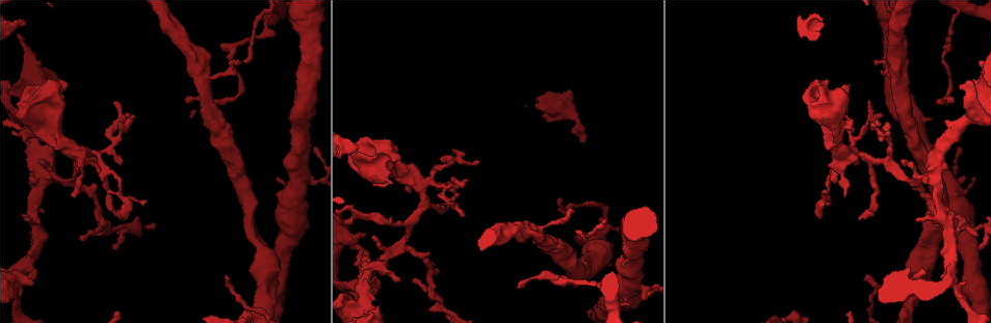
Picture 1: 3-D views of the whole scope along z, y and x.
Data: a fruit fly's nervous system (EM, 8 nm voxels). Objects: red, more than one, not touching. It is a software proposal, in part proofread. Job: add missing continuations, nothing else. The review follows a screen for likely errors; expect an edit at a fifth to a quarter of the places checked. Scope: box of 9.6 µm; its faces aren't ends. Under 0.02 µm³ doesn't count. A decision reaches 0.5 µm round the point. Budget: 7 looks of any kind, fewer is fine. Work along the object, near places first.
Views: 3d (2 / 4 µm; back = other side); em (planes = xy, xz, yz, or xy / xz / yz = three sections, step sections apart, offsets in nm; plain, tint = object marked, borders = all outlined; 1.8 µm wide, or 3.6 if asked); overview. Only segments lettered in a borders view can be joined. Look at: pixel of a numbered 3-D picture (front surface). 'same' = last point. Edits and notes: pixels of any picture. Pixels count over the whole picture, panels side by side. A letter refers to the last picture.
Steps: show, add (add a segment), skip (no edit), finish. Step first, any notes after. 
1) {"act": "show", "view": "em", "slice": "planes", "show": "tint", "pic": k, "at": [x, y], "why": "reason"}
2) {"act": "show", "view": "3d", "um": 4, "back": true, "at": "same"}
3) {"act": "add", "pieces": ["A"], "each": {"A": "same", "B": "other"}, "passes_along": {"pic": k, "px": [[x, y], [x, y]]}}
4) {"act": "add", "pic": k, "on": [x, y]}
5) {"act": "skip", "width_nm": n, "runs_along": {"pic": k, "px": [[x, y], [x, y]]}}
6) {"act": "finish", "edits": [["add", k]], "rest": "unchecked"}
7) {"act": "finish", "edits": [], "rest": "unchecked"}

{"act": "show", "view": "3d", "um": 4, "pic": 1, "at": [897, 66], "why": "branch point"}

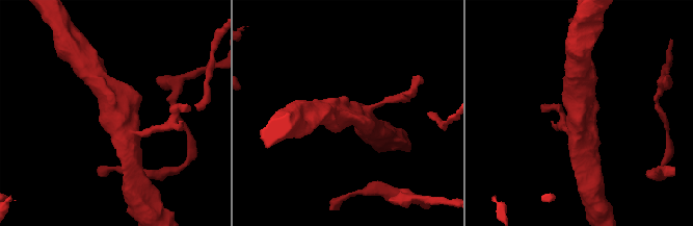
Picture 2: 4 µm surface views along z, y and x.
{"act": "show", "view": "em", "slice": "planes", "show": "borders", "pic": 2, "at": [577, 112], "why": "shape alone is not enough"}

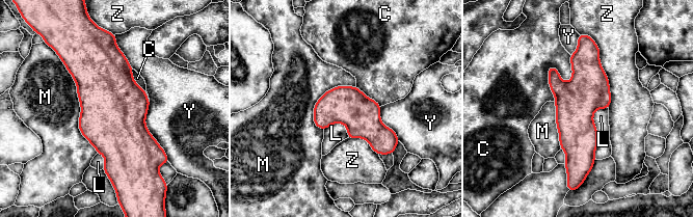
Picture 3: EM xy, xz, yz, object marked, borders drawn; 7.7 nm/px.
{"act": "skip", "width_nm": 300, "each": {"C": "other", "L": "other", "M": "other", "Y": "other", "Z": "other"}, "runs_along": {"pic": 3, "px": [[584, 47], [574, 171]]}, "found": "none of them fits"}

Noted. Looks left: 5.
{"act": "show", "view": "3d", "um": 2, "pic": 1, "at": [185, 102], "why": "branch stops here"}

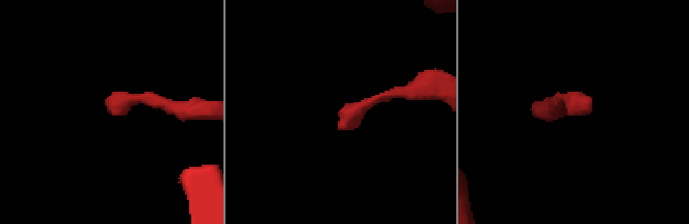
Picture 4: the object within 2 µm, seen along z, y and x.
{"act": "show", "view": "em", "slice": "planes", "show": "borders", "pic": 4, "at": [340, 128]}

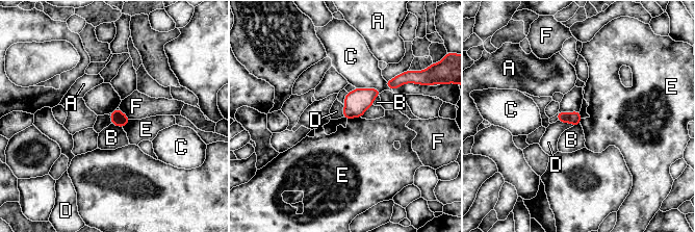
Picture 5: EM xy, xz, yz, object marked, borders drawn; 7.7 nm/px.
{"act": "skip", "width_nm": 90, "each": {"A": "other", "B": "other", "C": "other", "D": "other", "E": "other", "F": "other"}, "border": {"pic": 5, "px": [[360, 117], [348, 119]]}, "found": "no lettered segment goes on from it"}

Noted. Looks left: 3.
{"act": "show", "view": "3d", "um": 2, "pic": 1, "at": [227, 275], "why": "long arm stops here"}

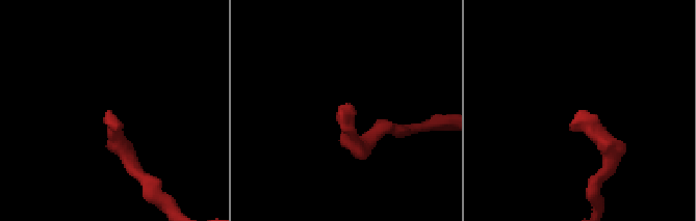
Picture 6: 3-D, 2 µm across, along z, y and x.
{"act": "show", "view": "em", "slice": "xz", "step": 4, "show": "plain", "pic": 6, "at": [336, 112], "why": "now the EM"}

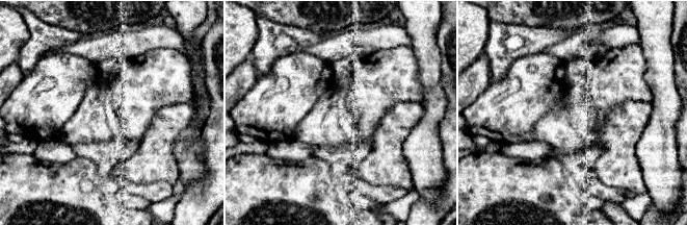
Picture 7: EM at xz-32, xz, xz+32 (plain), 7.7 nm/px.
{"act": "show", "view": "em", "slice": "xz", "step": 4, "show": "borders", "at": "same"}

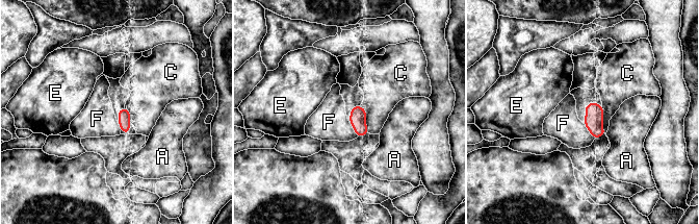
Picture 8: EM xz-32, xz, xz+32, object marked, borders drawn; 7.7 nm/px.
{"act": "skip", "width_nm": 100, "longest_contact_nm": ["C", 220], "each": {"A": "other", "C": "other", "E": "other", "F": "other"}, "found": "no lettered segment goes on from it"}

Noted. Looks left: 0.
{"act": "finish", "edits": [], "rest": "unchecked"}

